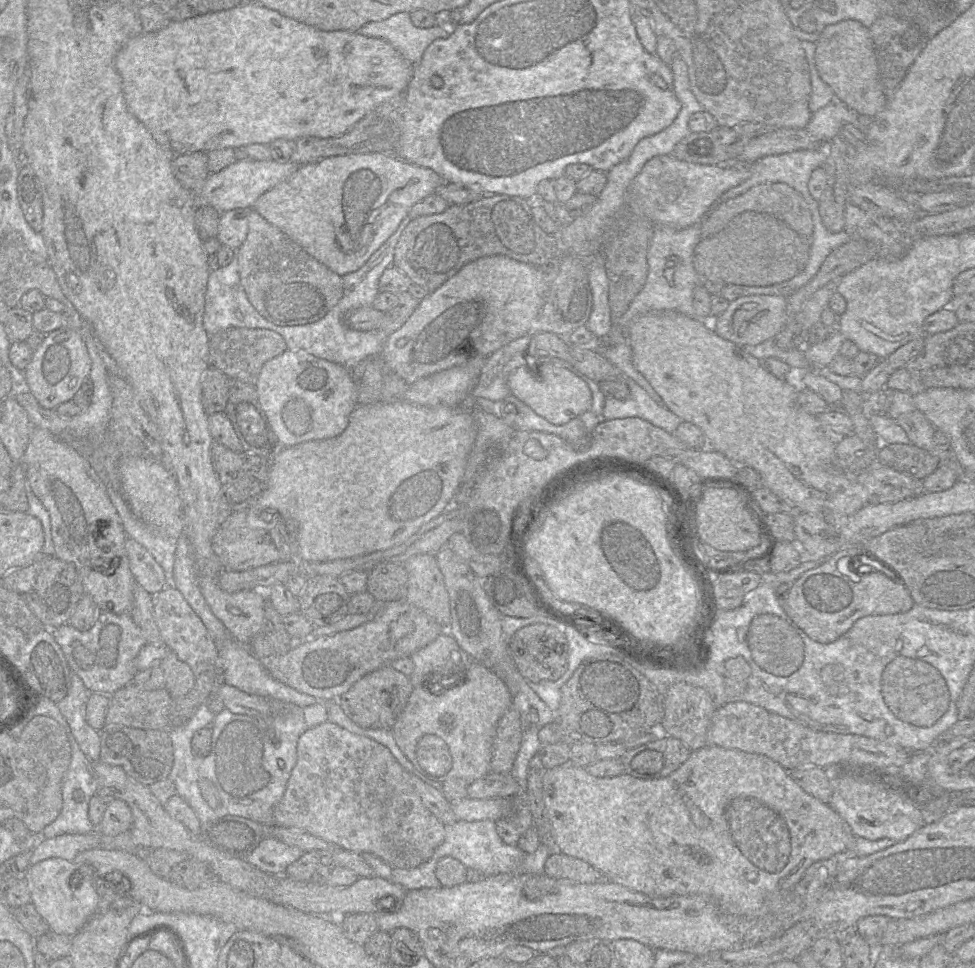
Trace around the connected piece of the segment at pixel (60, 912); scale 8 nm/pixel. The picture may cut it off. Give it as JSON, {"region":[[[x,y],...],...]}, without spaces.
{"region":[[[49,858],[31,865],[25,874],[25,879],[28,883],[32,904],[46,921],[50,931],[54,933],[74,936],[97,913],[97,880],[99,879],[95,879],[91,866],[78,866],[74,861]]]}

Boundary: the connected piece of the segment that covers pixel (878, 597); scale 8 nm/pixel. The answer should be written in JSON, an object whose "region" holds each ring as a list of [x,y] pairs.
{"region":[[[846,545],[822,561],[816,568],[804,572],[794,581],[784,601],[779,601],[789,618],[812,640],[829,644],[845,634],[860,618],[868,615],[897,614],[910,610],[914,601],[902,583],[885,572],[873,568],[870,557],[861,546]]]}

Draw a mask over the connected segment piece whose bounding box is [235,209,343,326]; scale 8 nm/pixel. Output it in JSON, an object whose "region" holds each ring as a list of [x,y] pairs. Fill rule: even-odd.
{"region":[[[255,209],[248,218],[245,241],[235,250],[240,282],[248,300],[268,321],[281,325],[304,325],[322,319],[343,295],[341,276],[308,254]]]}

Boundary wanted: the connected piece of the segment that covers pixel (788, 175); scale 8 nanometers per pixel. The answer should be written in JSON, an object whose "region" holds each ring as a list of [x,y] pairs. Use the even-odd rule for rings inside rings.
{"region":[[[827,141],[823,142],[816,149],[797,150],[784,154],[766,156],[754,162],[733,159],[717,164],[718,166],[725,168],[747,168],[749,170],[749,177],[738,186],[735,186],[724,192],[719,199],[711,205],[705,215],[709,216],[722,202],[743,194],[751,187],[762,183],[785,183],[798,191],[803,197],[813,198],[808,190],[809,178],[815,169],[824,164],[829,155],[830,148],[831,141]]]}

